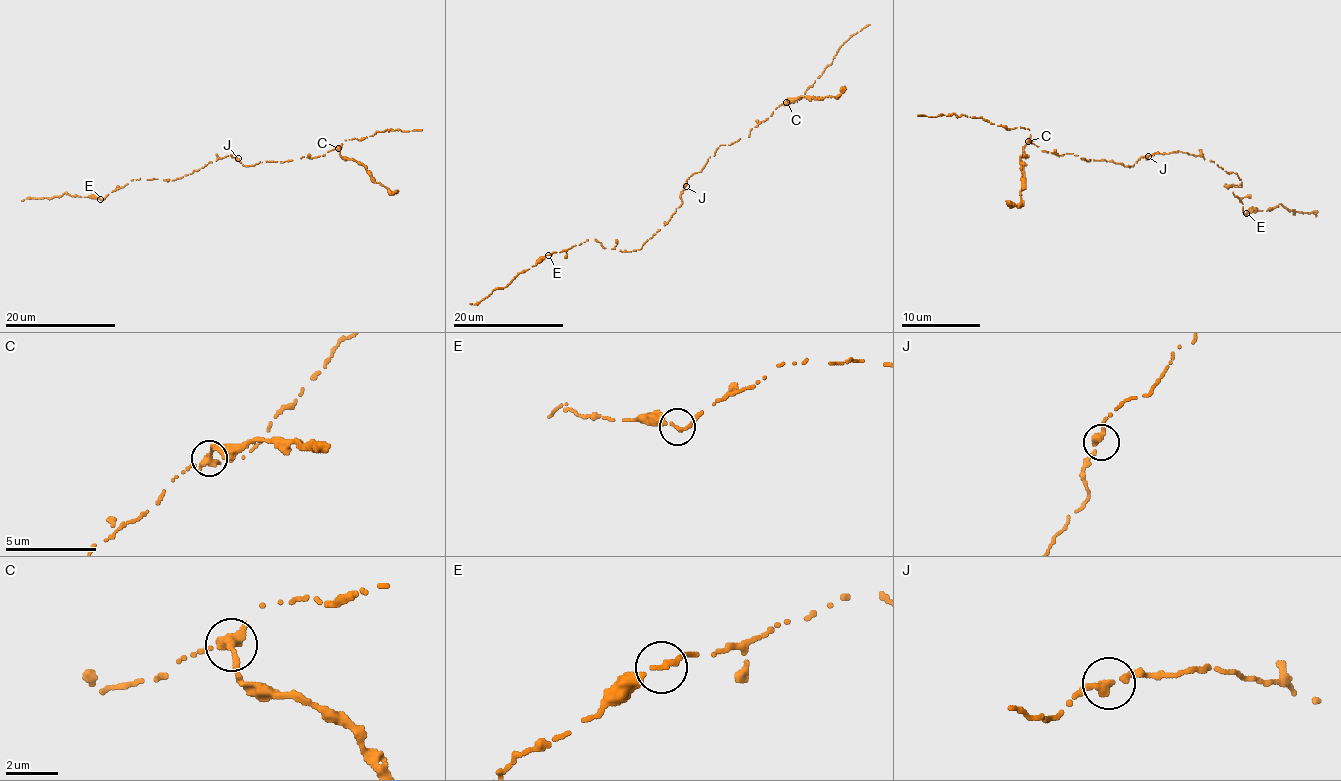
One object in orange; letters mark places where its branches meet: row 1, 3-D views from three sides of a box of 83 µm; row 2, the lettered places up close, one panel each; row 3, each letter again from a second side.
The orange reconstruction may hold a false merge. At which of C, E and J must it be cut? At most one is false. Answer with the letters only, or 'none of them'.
C

